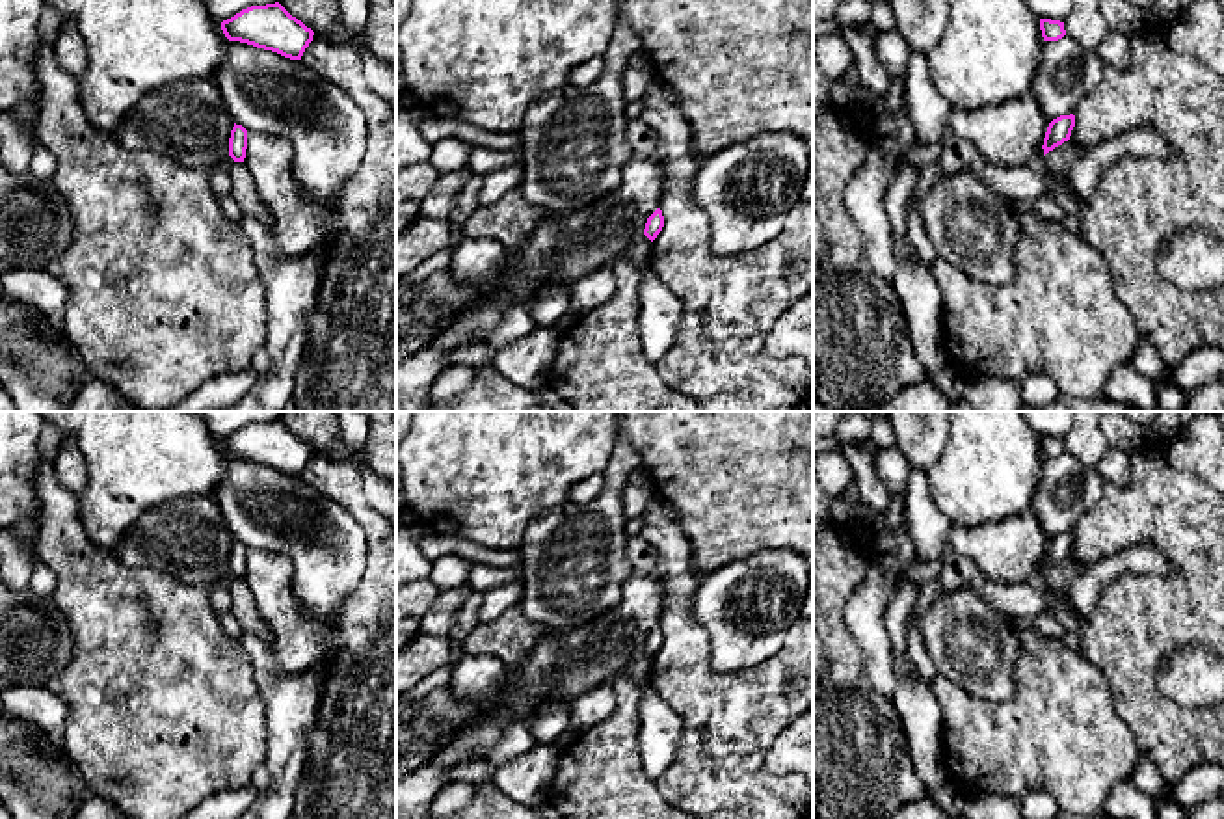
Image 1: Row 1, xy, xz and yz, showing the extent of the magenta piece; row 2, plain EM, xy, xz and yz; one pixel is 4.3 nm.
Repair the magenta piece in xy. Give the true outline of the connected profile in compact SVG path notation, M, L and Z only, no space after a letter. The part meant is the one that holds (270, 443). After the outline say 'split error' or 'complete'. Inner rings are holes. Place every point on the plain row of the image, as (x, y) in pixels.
M279 419L251 423L221 439L229 458L240 458L257 465L277 469L290 477L301 477L314 449L292 434Z; complete

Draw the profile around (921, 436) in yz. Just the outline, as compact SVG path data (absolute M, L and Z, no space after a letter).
M887 411L897 434L897 449L915 469L930 469L949 441L947 411Z

